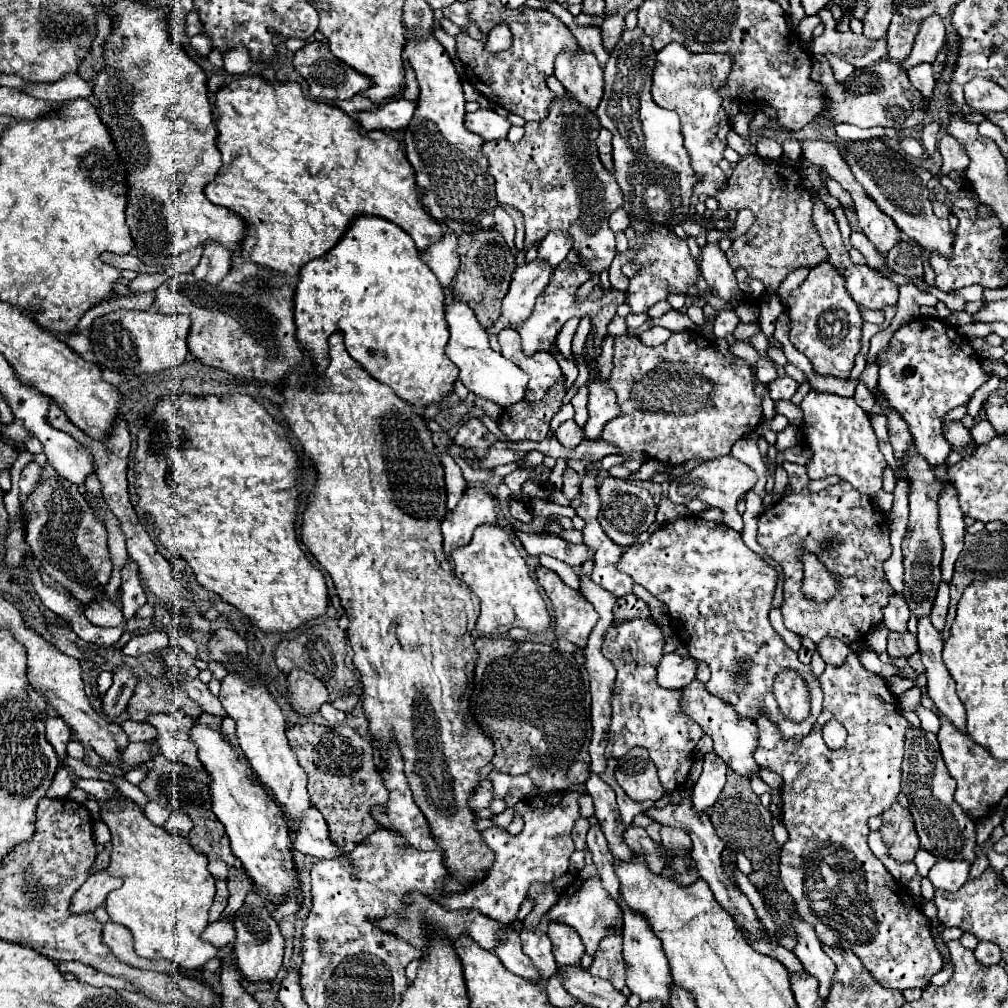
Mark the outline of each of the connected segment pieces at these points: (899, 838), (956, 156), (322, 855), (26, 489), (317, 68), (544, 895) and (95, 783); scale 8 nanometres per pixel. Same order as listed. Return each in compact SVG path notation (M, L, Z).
M898 802L890 810L882 812L880 834L886 842L888 854L900 864L912 862L914 854L920 850L920 838L914 828L914 818Z
M944 134L938 140L938 148L940 148L940 154L942 154L942 168L940 168L940 174L936 174L928 182L930 190L934 190L936 186L940 186L940 178L946 176L946 174L950 174L950 170L966 170L966 166L970 164L964 146L960 142L956 142L954 136Z
M314 806L308 810L308 814L302 818L300 824L288 822L288 826L290 826L292 830L296 830L296 834L294 834L294 848L296 848L298 852L302 852L302 854L310 854L310 856L314 856L314 858L318 858L318 860L346 858L344 850L342 850L340 846L336 846L336 842L330 838L330 830L328 830L328 826L326 826L326 820L322 818L322 814L320 814Z
M30 462L22 474L20 474L20 500L24 500L24 494L30 494L32 492L32 486L36 486L36 482L40 480L40 472L42 468L36 464L36 462Z
M312 42L306 44L302 50L298 50L294 54L294 68L306 78L308 86L310 86L310 94L312 98L324 98L324 100L346 100L356 96L358 92L364 92L372 86L370 78L364 74L358 74L354 68L348 68L346 64L342 64L328 48L328 44L322 42Z
M534 882L530 892L528 892L528 898L532 898L536 904L534 904L534 910L522 920L522 928L524 930L530 930L532 926L538 926L540 924L540 918L548 912L548 906L552 906L560 894L554 890L554 886L548 882Z
M84 778L76 780L76 788L84 790L86 794L92 794L98 800L114 798L114 790L116 790L116 786L112 782L106 782L106 780L84 780Z

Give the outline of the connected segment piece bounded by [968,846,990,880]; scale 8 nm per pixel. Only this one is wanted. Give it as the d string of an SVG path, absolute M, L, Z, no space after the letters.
M978 846L978 850L976 850L976 862L974 862L972 868L970 868L970 876L968 876L968 880L978 878L988 866L990 866L990 862L988 862L988 858L982 854L982 850L980 850L980 846Z

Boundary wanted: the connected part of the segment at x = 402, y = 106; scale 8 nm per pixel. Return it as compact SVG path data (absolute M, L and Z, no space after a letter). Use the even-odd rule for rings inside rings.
M398 98L384 106L380 106L376 112L360 112L358 124L362 130L400 130L408 126L416 112L416 102Z

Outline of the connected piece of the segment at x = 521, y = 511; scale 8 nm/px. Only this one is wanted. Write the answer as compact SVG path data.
M516 500L510 502L510 514L512 514L516 520L524 520L524 522L530 522L530 520L532 520L532 514L526 510L526 506L524 506L522 502L516 502Z

